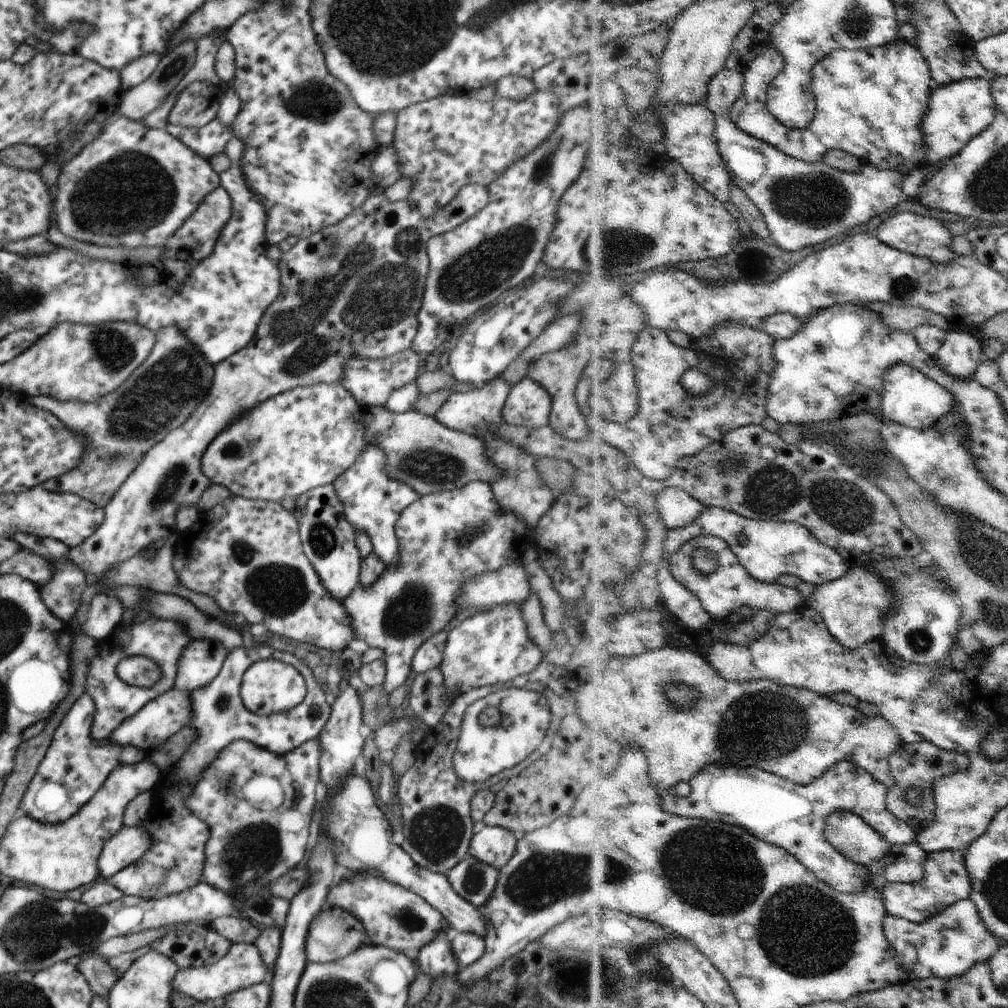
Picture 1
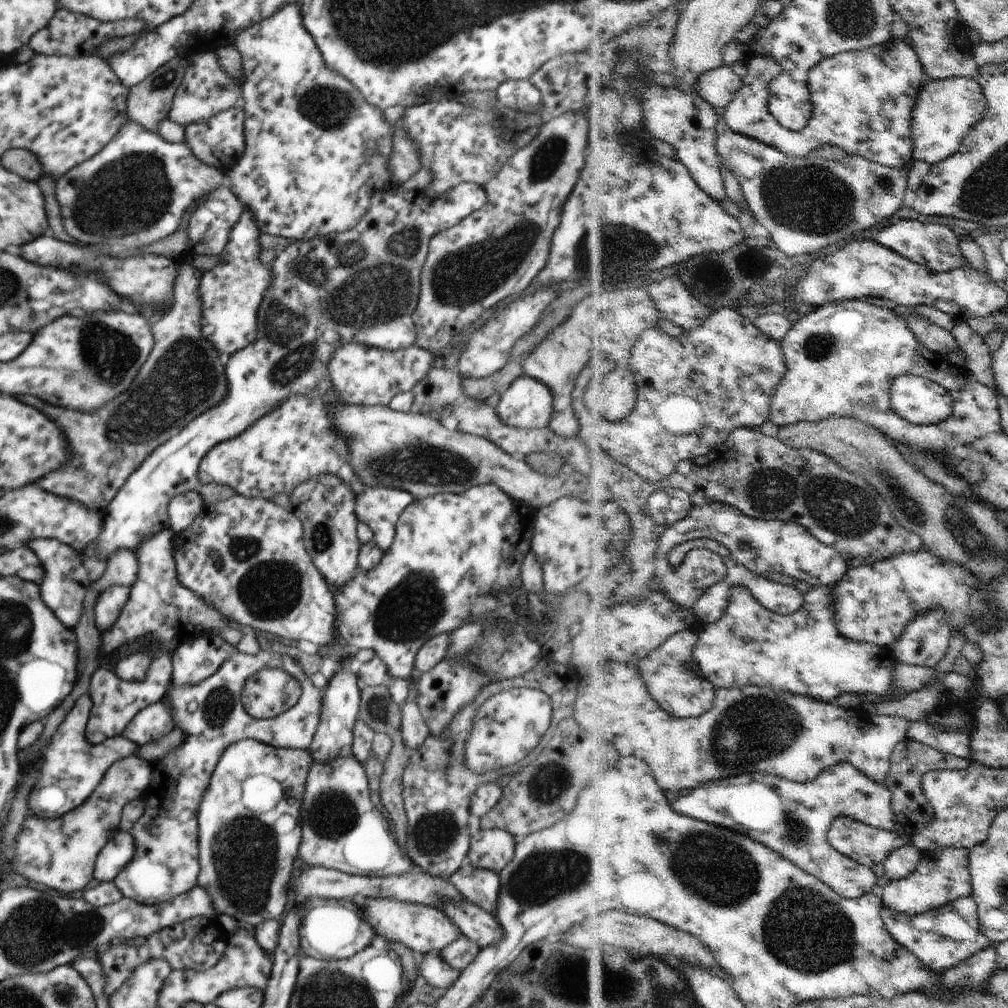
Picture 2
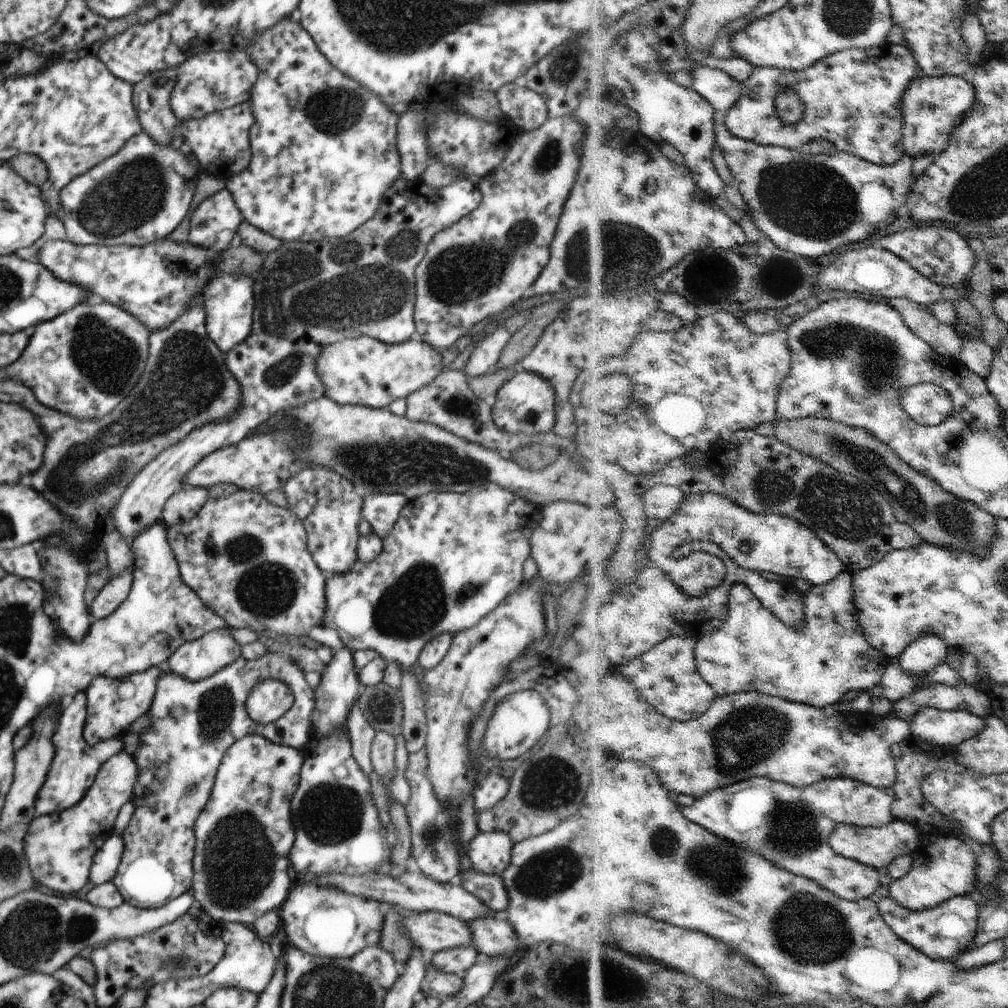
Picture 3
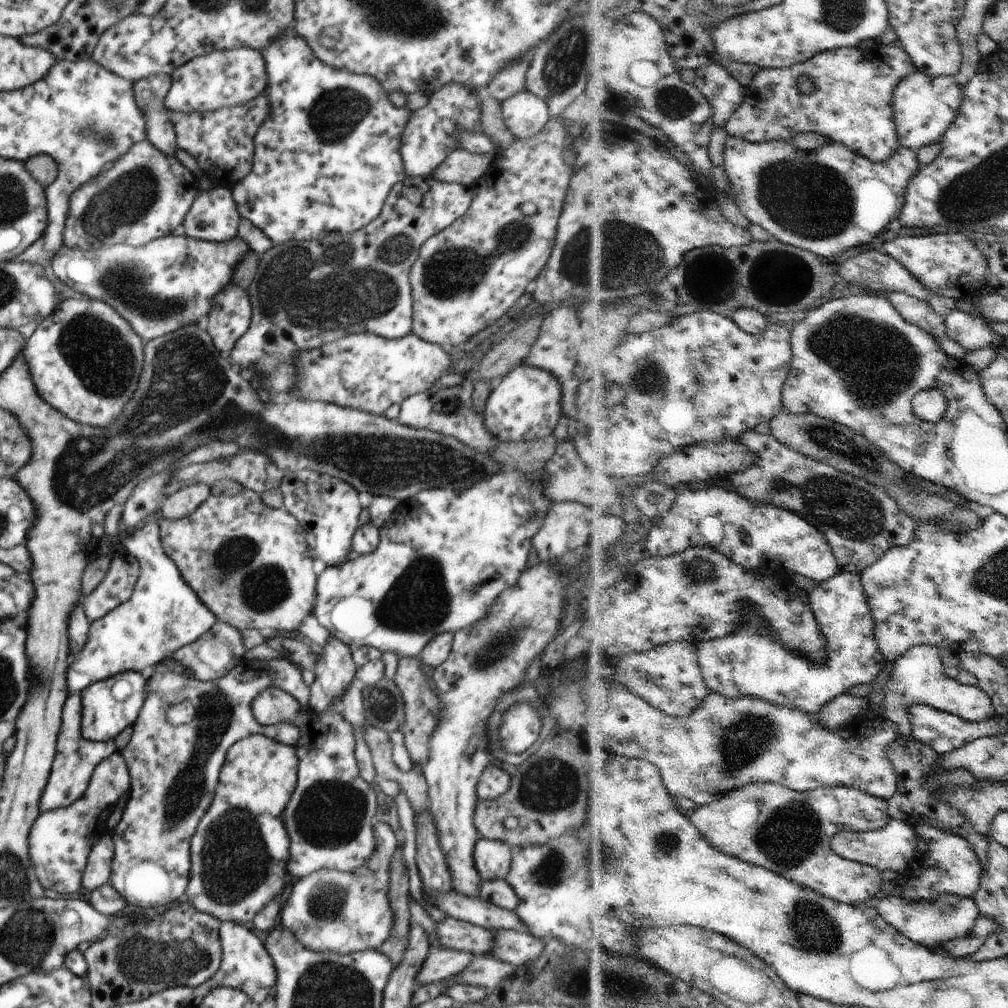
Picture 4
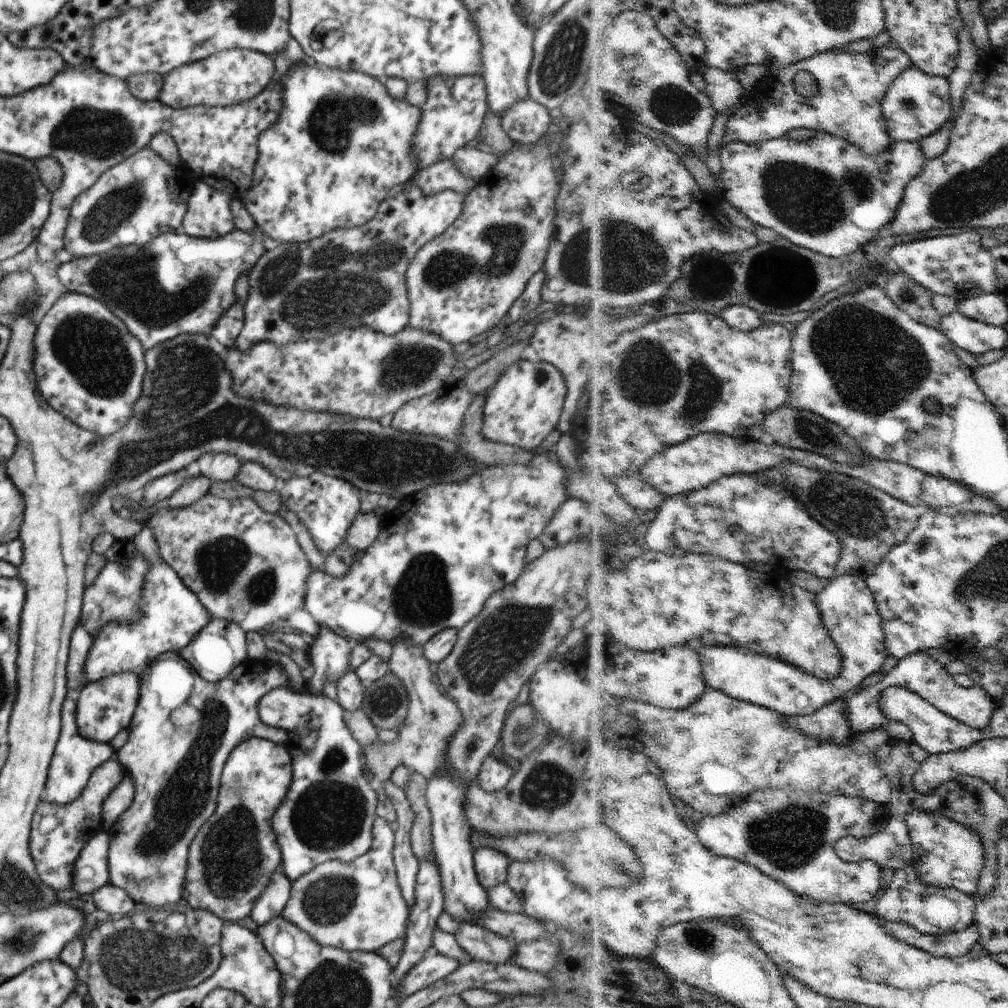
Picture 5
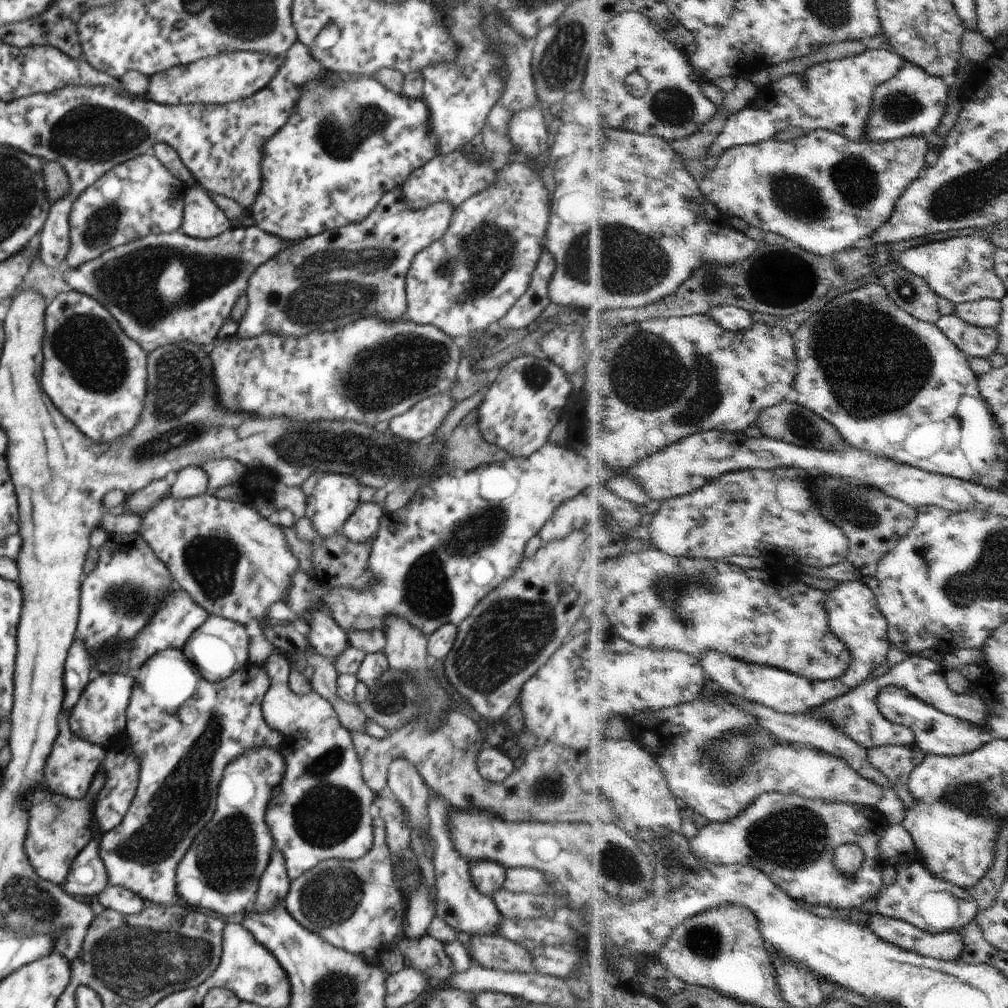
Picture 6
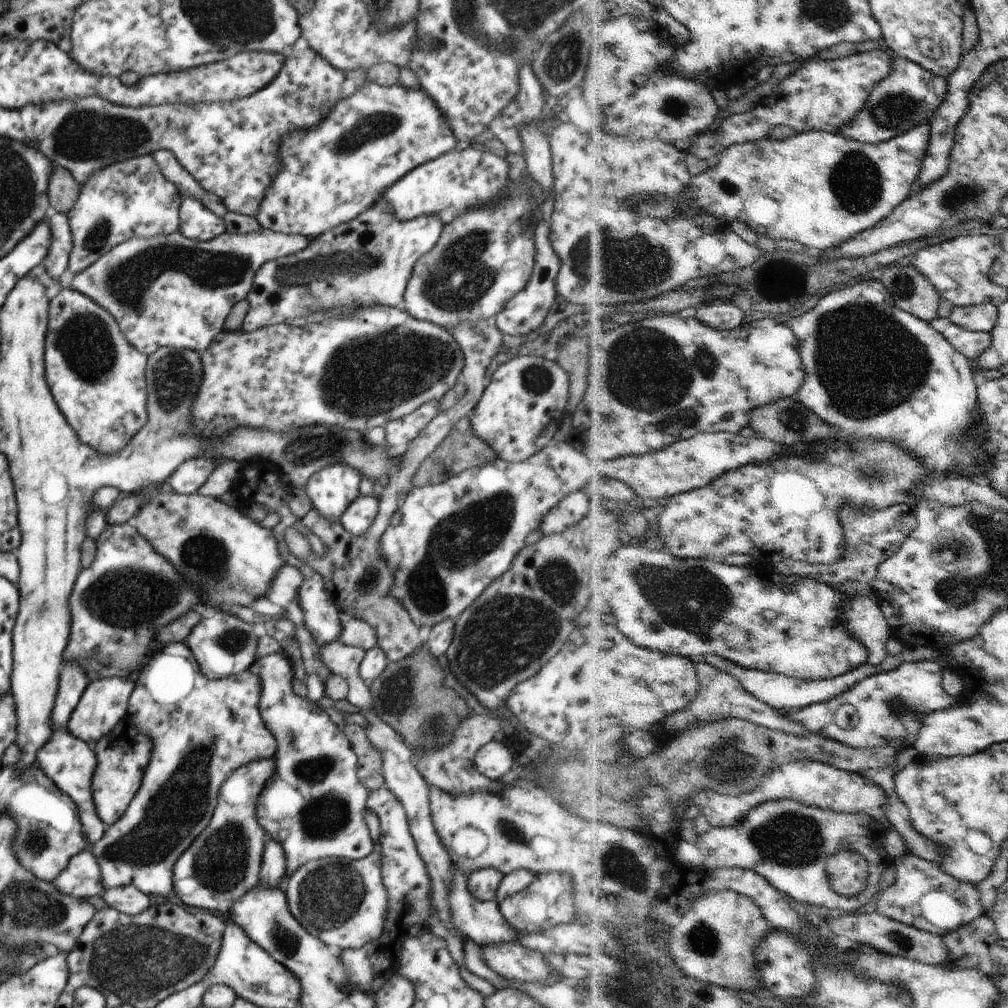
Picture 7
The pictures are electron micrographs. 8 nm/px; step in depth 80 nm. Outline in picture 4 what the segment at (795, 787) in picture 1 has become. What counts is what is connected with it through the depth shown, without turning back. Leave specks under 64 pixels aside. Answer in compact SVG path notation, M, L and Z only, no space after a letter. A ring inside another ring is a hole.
M753 782L715 798L687 815L717 850L763 866L803 888L846 904L857 905L881 896L882 869L837 856L831 840L843 830L868 832L885 828L892 819L889 800L853 786L795 791L771 782Z

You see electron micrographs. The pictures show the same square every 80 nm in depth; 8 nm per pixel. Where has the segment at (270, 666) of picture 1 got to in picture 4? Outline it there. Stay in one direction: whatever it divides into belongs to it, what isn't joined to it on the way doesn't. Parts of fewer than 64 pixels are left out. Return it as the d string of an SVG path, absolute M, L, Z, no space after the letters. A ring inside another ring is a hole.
M269 686L261 690L250 703L251 716L257 724L273 725L279 722L297 724L301 736L297 736L297 744L293 748L297 752L296 784L287 806L281 812L282 829L286 833L289 852L285 862L286 873L293 878L302 878L319 872L321 868L331 868L337 872L353 872L365 864L365 860L375 850L373 826L376 823L373 816L376 811L375 792L367 782L359 776L354 758L353 733L351 726L343 720L339 709L329 708L329 712L313 712L313 708L301 708L290 696L287 688Z

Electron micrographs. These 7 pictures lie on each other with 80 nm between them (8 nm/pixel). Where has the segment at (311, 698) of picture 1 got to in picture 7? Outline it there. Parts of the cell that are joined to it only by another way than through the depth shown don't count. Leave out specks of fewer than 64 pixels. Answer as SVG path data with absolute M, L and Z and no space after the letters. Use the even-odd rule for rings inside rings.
M175 641L167 643L161 649L155 650L149 660L147 660L147 662L139 669L137 674L139 675L137 680L133 682L133 690L128 698L126 712L127 715L130 716L135 730L139 731L142 735L147 735L151 739L152 749L150 752L150 759L145 767L145 772L143 773L137 792L133 795L131 802L126 806L126 809L119 817L119 820L106 826L102 832L101 838L93 844L87 844L85 849L92 853L96 865L99 867L100 883L102 884L103 891L131 885L147 896L153 894L153 896L162 896L166 901L175 901L173 898L171 880L173 863L189 844L193 842L193 839L203 830L203 828L207 826L216 805L216 794L220 784L236 768L246 765L248 762L271 759L276 751L276 740L267 728L265 728L258 713L257 703L260 691L260 680L257 675L250 673L248 670L226 676L222 679L209 680L201 674L201 671L185 642Z

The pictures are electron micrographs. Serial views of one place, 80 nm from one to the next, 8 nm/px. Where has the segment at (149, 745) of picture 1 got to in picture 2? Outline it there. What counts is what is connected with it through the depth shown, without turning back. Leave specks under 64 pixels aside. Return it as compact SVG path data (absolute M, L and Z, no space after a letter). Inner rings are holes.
M161 700L134 714L123 729L121 737L140 745L165 736L173 727L168 703Z

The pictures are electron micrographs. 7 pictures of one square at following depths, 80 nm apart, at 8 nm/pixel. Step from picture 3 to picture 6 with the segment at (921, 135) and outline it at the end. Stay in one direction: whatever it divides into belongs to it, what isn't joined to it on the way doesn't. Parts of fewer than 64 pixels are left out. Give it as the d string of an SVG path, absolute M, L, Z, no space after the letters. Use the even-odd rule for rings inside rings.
M907 61L891 79L876 88L872 111L865 129L871 141L887 142L911 135L929 136L945 116L949 106L949 79L938 77L918 64Z

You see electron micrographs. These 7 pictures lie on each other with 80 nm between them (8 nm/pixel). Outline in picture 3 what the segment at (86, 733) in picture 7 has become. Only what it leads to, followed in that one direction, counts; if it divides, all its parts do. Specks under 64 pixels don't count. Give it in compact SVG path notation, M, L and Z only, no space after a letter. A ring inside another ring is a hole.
M161 666L151 667L128 680L95 678L85 689L87 716L82 728L82 739L90 745L107 739L121 740L132 723L146 714L155 692L159 673L164 673Z

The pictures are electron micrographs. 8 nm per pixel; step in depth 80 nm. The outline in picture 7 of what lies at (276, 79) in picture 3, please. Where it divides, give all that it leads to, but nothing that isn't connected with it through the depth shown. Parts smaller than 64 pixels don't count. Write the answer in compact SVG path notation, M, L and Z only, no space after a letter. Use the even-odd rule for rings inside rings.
M367 80L357 92L334 105L314 129L295 131L281 138L277 154L280 168L254 217L263 230L314 239L355 218L371 206L385 189L417 165L459 146L450 126L442 118L442 112L421 88L404 88L398 82L381 86Z

